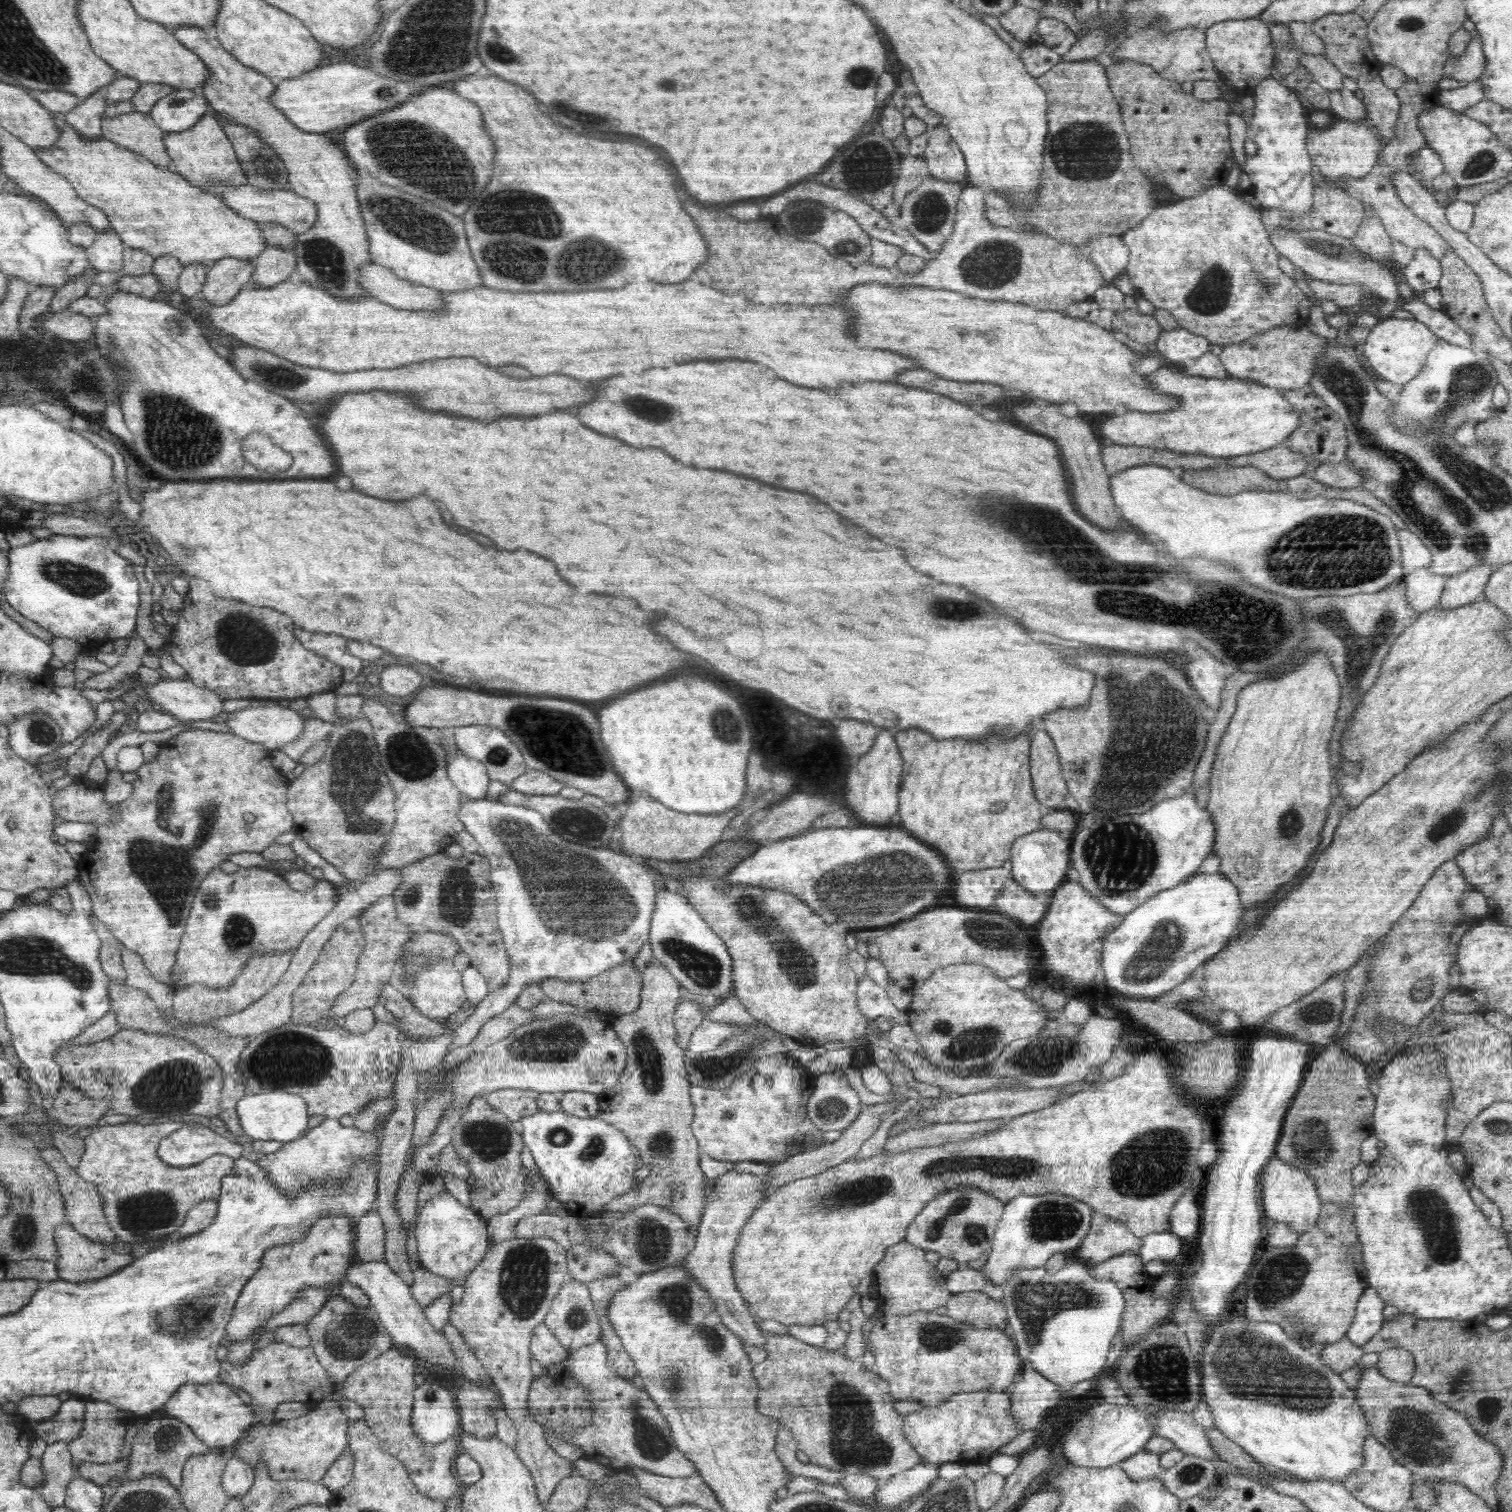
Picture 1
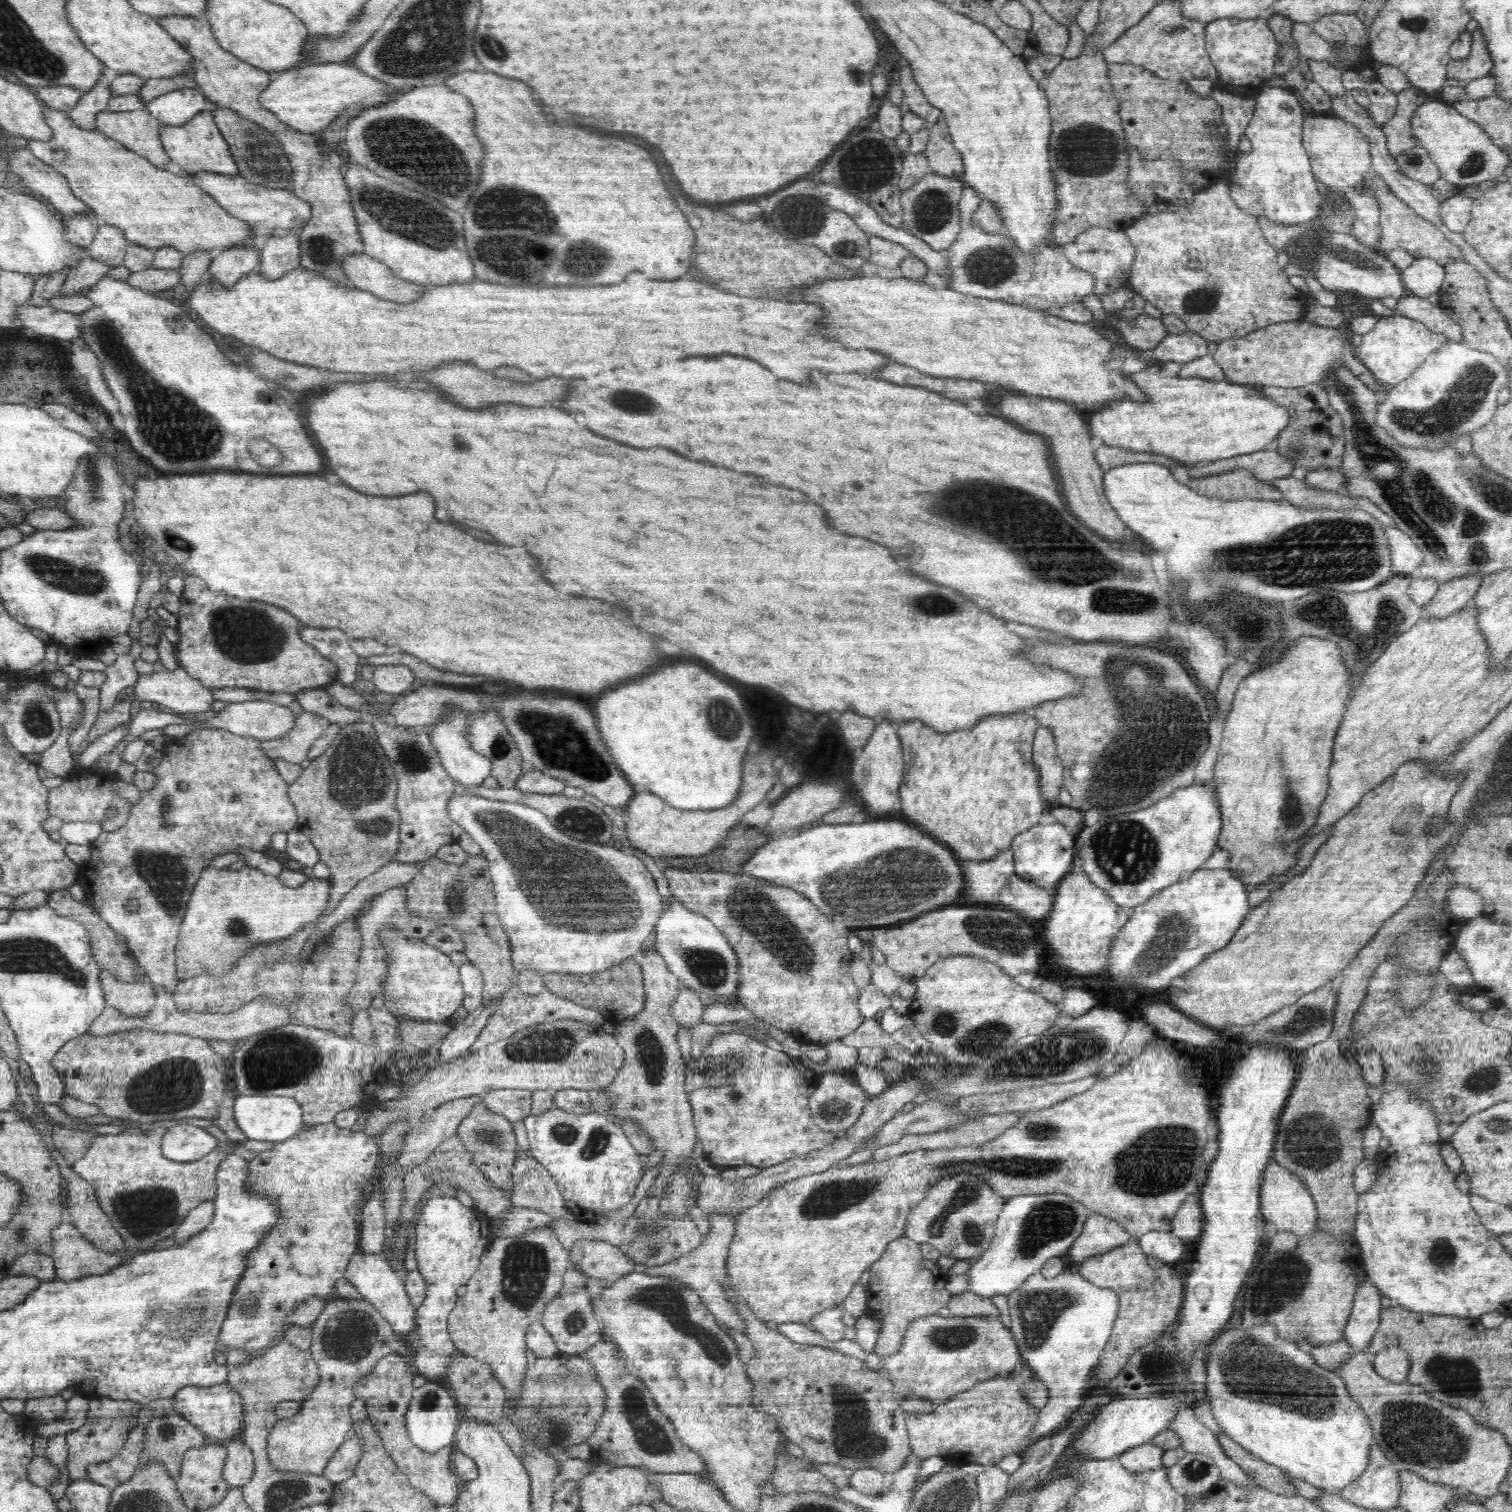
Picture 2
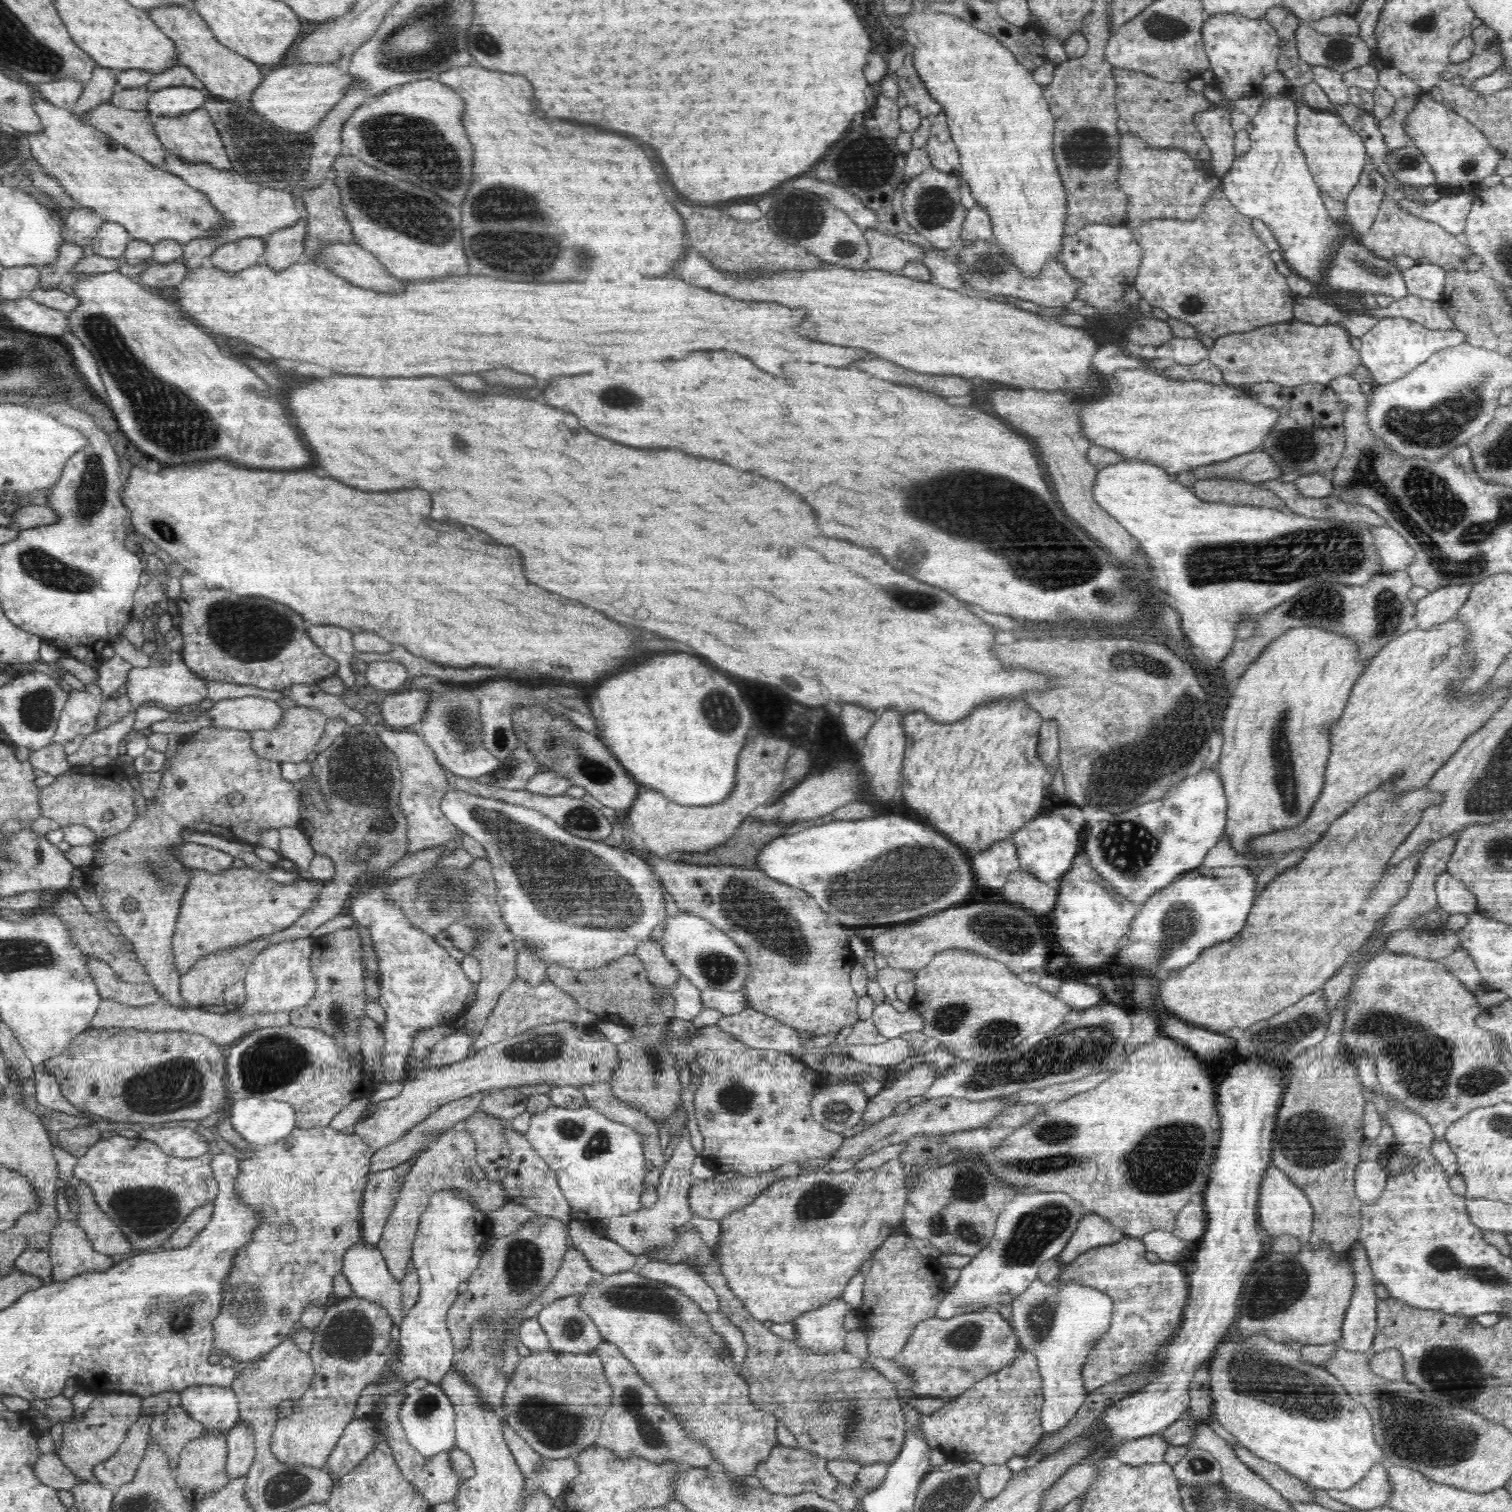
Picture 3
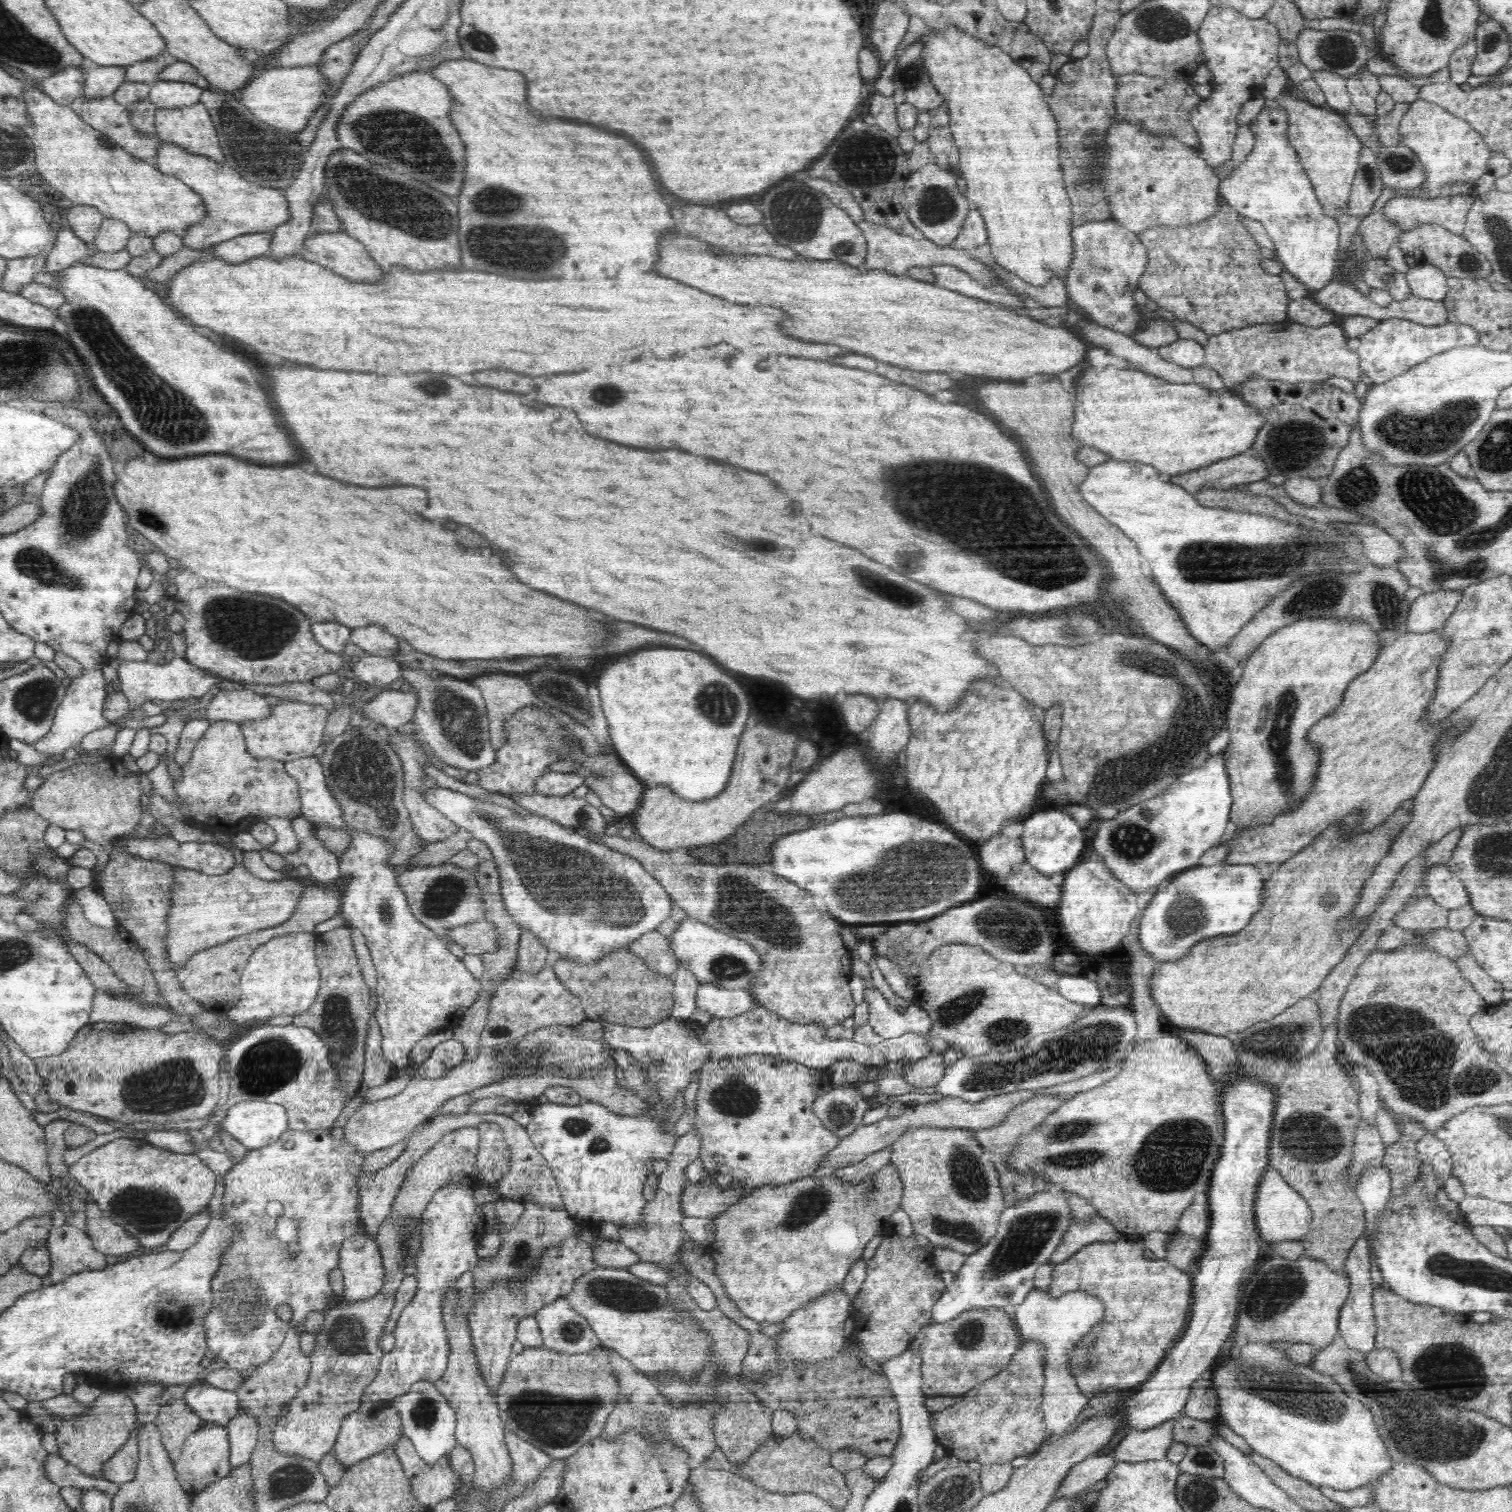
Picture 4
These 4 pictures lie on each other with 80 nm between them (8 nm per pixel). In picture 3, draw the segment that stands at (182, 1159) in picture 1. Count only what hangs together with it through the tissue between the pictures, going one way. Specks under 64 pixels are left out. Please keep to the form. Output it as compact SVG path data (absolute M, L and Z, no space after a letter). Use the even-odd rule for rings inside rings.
M146 1127L140 1133L140 1138L155 1142L164 1153L178 1158L196 1158L214 1149L201 1134L189 1127L169 1127L158 1130Z

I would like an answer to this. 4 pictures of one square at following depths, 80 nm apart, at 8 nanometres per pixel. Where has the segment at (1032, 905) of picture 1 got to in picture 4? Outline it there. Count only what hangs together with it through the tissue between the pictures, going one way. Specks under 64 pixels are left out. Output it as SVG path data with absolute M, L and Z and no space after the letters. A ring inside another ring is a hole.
M1028 862L1018 864L1010 872L1005 882L1004 892L1008 895L1024 899L1032 904L1052 908L1058 906L1061 898L1060 887L1052 883L1051 876L1038 873Z

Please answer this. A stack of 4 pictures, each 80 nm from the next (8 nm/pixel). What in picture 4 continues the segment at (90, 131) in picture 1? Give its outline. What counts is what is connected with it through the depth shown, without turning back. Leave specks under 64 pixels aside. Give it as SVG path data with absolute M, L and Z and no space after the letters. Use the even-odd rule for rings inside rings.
M87 61L86 78L82 95L86 99L110 96L126 81L125 76L125 66L100 66Z

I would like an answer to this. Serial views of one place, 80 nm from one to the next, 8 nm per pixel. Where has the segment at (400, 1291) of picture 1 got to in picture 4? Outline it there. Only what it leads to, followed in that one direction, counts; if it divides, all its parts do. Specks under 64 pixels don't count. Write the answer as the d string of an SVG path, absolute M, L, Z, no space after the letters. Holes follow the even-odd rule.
M358 1231L340 1245L339 1269L344 1278L345 1302L366 1302L384 1290L384 1265L375 1237Z

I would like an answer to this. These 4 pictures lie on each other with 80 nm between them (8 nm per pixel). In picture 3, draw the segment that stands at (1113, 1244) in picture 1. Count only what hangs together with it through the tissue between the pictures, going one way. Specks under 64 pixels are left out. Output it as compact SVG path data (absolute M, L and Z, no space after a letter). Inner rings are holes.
M1094 1213L1084 1214L1065 1249L1056 1259L1065 1265L1092 1247L1111 1245L1125 1236L1125 1232L1116 1228L1107 1218Z

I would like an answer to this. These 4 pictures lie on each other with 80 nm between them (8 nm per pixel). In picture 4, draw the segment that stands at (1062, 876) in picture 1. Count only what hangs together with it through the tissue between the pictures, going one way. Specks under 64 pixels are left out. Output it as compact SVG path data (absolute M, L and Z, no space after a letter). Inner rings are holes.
M1060 807L1037 811L1024 822L1020 836L1024 845L1024 858L1038 873L1052 876L1055 873L1070 871L1080 860L1086 848L1086 836L1081 825L1072 816L1061 812Z

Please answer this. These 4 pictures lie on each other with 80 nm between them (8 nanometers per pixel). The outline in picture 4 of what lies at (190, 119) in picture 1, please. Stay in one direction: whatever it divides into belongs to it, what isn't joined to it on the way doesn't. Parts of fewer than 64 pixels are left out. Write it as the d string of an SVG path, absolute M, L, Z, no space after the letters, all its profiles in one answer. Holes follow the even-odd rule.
M157 79L151 84L150 103L156 109L192 106L201 102L203 91L188 82Z

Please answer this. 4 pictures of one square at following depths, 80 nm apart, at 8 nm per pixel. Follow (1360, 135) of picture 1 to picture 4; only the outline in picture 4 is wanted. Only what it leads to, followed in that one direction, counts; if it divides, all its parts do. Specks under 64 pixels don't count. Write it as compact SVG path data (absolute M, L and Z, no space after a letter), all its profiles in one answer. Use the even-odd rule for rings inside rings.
M1290 94L1267 99L1266 107L1283 108L1288 114L1287 141L1295 150L1302 168L1308 172L1323 213L1334 219L1338 214L1348 214L1348 200L1357 171L1360 149L1363 148L1361 140L1350 125L1339 112L1327 106L1314 106Z

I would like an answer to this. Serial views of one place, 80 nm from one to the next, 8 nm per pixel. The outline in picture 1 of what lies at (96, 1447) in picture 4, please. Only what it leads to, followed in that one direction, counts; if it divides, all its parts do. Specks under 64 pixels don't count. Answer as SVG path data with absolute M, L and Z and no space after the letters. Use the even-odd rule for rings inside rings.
M86 1420L78 1438L69 1443L74 1474L82 1463L111 1463L122 1456L129 1427L119 1420Z

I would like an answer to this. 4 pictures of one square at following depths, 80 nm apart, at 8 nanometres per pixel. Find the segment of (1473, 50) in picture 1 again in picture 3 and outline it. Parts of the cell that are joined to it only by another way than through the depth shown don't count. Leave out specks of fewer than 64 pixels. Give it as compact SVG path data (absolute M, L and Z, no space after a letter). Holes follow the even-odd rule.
M1482 24L1472 30L1475 50L1472 58L1462 64L1447 64L1446 70L1441 74L1440 80L1449 82L1456 75L1474 81L1483 76L1496 72L1502 67L1502 51L1500 39L1494 29Z

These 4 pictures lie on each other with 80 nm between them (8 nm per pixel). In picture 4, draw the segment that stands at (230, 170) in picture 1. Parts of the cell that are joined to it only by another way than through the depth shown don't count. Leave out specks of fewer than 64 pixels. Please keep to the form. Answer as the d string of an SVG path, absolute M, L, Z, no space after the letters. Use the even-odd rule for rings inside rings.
M201 102L192 106L157 108L154 125L156 125L156 136L160 141L180 145L190 153L202 155L220 163L225 162L211 114Z

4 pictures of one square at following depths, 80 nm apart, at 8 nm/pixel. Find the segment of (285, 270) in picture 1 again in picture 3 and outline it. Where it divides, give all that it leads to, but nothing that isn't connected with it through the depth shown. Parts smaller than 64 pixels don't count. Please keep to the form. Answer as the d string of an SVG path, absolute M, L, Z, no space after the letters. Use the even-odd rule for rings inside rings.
M304 216L292 226L275 230L265 240L265 251L262 263L270 269L280 272L291 264L304 259L304 238L308 232L308 221Z

